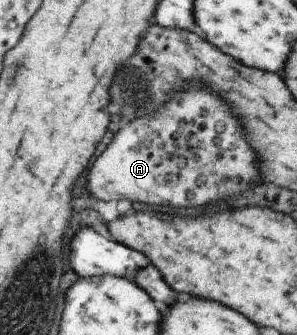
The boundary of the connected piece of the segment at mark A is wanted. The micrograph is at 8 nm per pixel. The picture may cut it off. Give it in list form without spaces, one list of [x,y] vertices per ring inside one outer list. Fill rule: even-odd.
[[[193,83],[185,91],[169,93],[169,100],[156,111],[138,116],[119,127],[114,140],[90,166],[86,174],[86,190],[98,200],[122,200],[126,196],[126,200],[130,202],[140,200],[142,204],[150,206],[164,204],[172,208],[200,208],[206,204],[214,204],[218,198],[232,196],[234,192],[244,190],[252,184],[252,176],[258,174],[258,170],[252,168],[252,154],[253,150],[245,141],[245,132],[237,117],[233,116],[231,110],[216,95]],[[236,174],[242,176],[240,186],[236,182]]]

